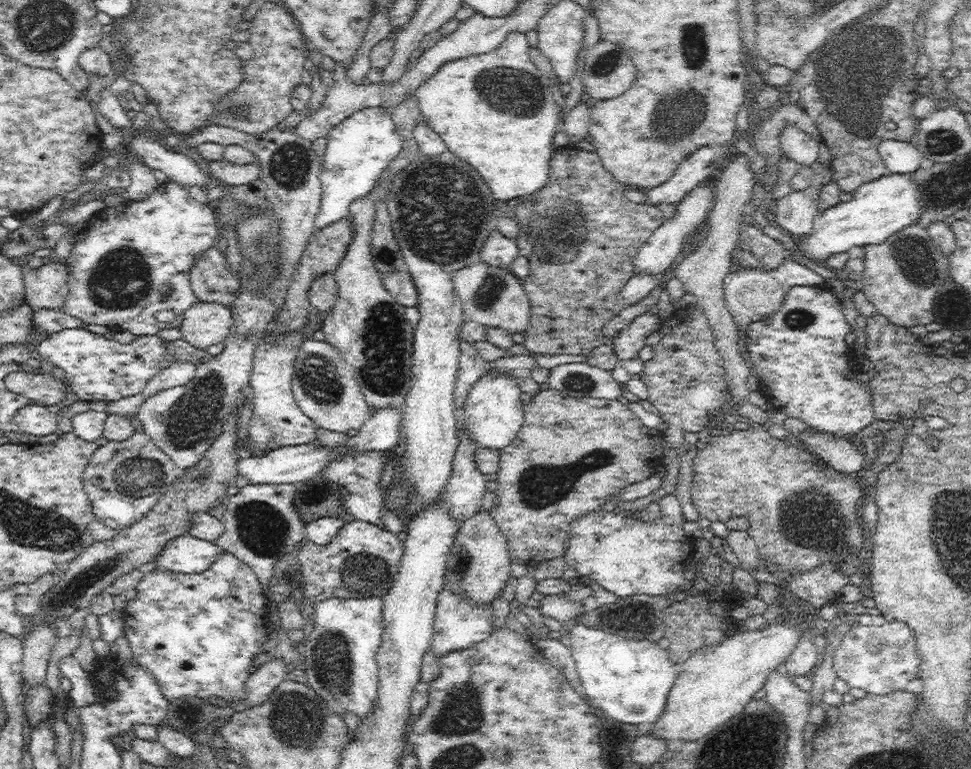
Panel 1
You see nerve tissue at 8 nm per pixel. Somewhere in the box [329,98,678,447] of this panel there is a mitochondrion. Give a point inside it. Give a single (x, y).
(438, 223)

